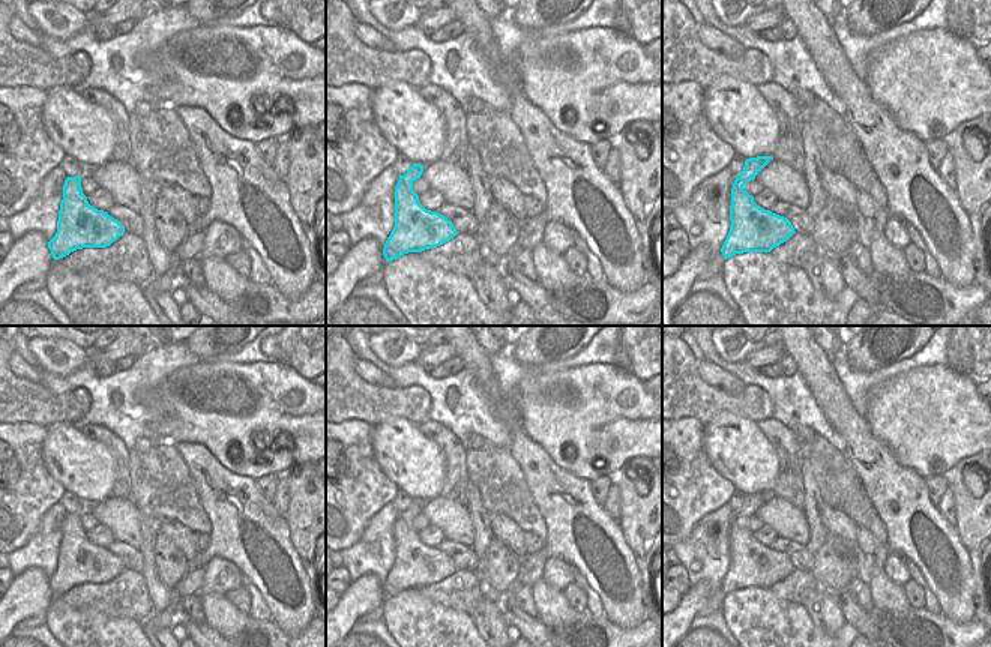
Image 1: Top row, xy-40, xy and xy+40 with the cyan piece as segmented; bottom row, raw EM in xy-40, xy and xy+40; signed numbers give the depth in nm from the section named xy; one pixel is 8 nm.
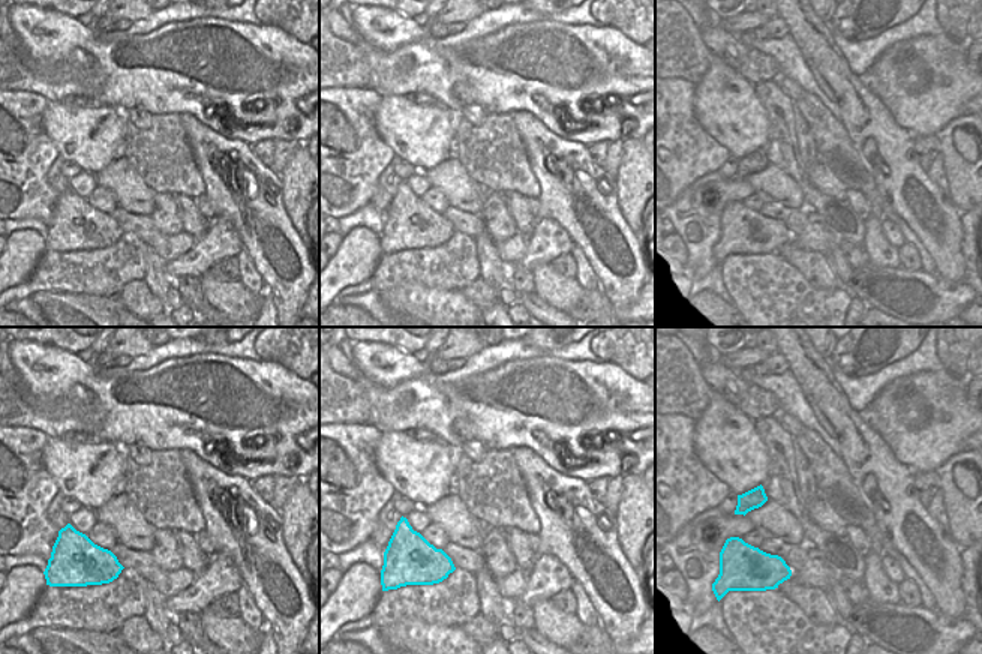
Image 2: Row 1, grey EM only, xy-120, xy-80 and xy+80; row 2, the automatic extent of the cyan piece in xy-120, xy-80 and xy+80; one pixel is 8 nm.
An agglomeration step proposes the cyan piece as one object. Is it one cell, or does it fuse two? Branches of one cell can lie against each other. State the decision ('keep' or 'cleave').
keep

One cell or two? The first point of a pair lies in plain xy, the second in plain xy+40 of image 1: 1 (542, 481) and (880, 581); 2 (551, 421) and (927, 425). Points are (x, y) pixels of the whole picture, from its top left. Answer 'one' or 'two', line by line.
1: two
2: one

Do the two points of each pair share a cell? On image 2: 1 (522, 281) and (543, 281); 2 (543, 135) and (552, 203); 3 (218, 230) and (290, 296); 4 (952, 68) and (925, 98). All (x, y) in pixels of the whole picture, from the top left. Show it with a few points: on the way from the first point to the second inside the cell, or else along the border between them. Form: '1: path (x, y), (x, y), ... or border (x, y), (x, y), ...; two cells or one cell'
1: border (531, 270), (537, 291); two cells
2: path (540, 147), (541, 165), (552, 179), (552, 185); one cell
3: border (222, 216), (231, 222), (243, 246); two cells
4: path (945, 75), (933, 90); one cell

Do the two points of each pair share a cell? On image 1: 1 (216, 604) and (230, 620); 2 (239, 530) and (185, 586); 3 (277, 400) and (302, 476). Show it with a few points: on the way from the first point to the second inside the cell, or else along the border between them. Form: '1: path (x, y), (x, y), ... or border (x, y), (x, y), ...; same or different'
1: path (218, 608), (225, 616); same
2: path (222, 544), (210, 551), (194, 569); same
3: border (310, 461), (293, 464), (286, 473); different

